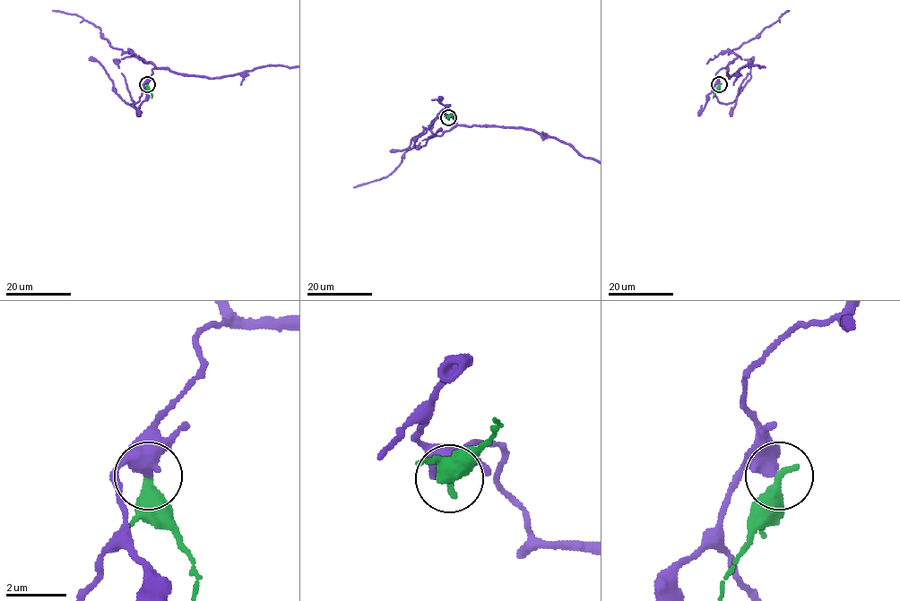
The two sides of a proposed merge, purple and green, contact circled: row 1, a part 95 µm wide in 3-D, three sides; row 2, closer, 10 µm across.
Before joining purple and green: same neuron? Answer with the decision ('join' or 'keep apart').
keep apart

